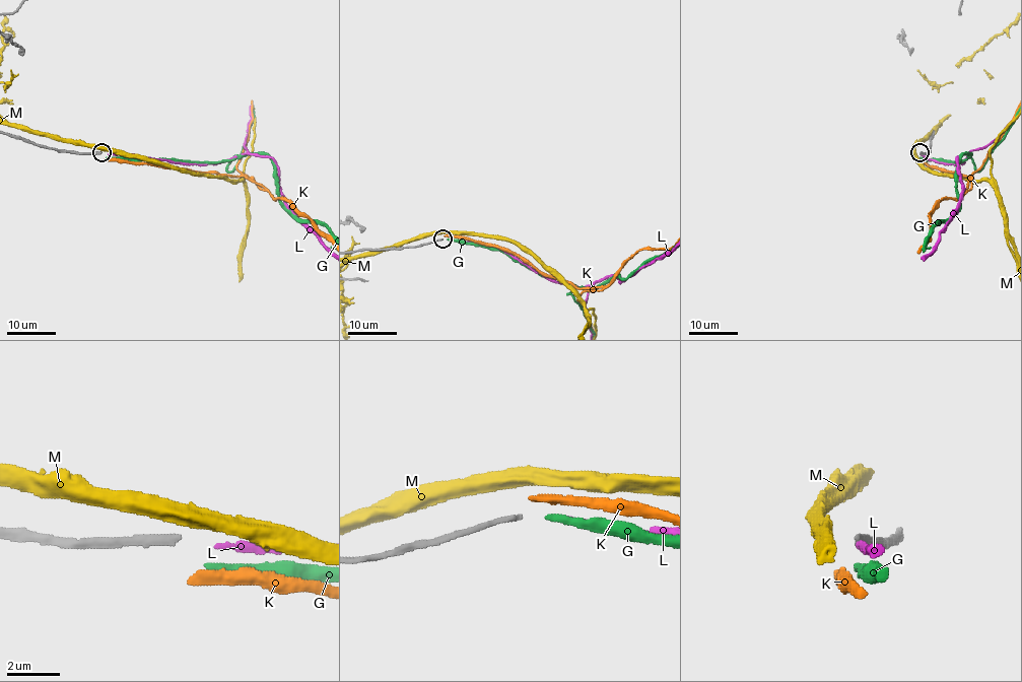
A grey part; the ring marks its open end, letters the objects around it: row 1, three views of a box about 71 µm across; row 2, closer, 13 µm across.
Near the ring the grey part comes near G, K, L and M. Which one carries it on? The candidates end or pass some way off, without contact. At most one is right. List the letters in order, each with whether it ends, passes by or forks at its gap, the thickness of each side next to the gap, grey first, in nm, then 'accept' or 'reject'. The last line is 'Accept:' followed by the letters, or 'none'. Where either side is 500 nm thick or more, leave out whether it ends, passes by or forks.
G: it ends there; 240 nm thick on the grey side, 280 nm on the other; reject
K: it ends there; 240 nm thick on the grey side, 400 nm on the other; reject
L: it ends there; 240 nm thick on the grey side, 190 nm on the other; accept
M: 240 nm thick on the grey side, 550 nm on the other; reject
Accept: L

